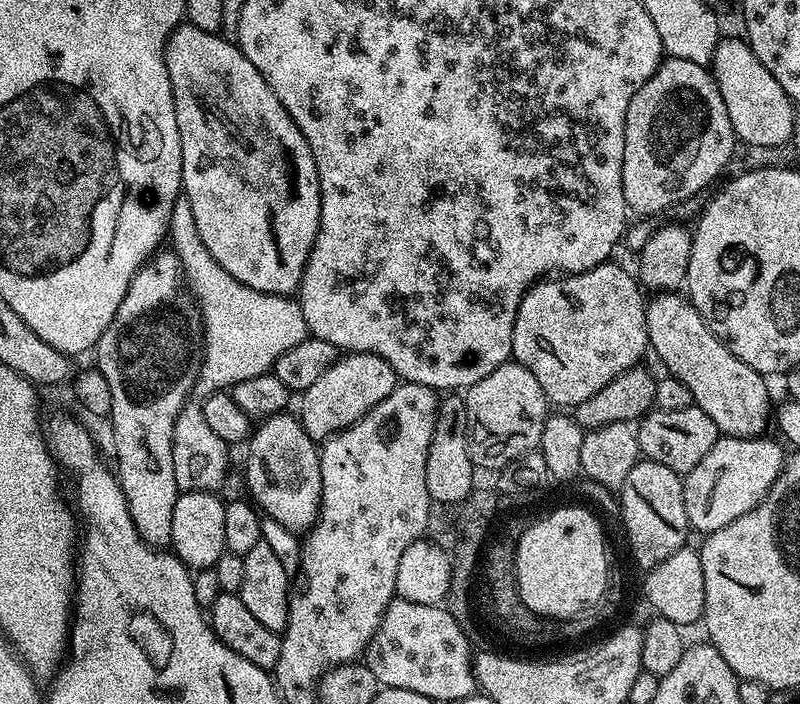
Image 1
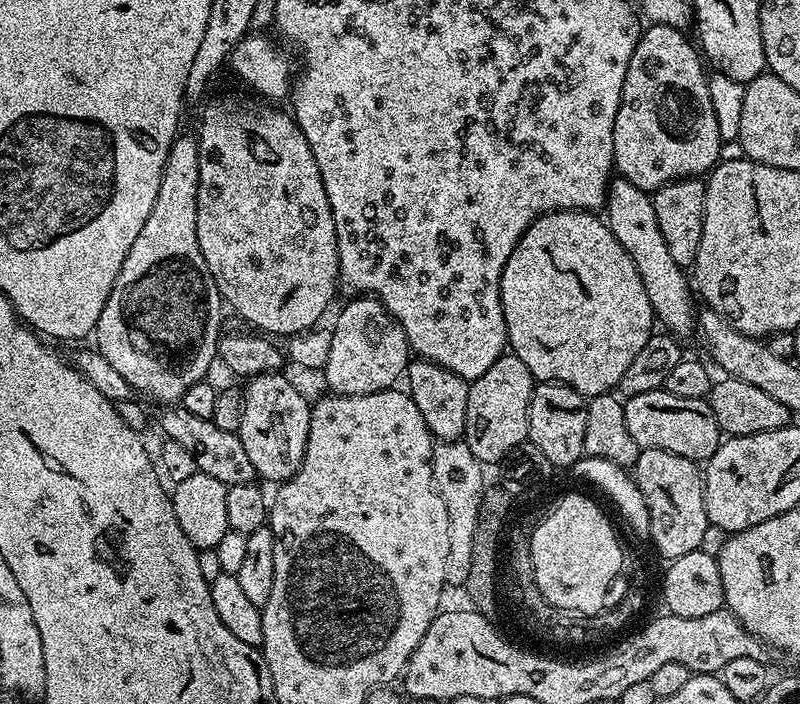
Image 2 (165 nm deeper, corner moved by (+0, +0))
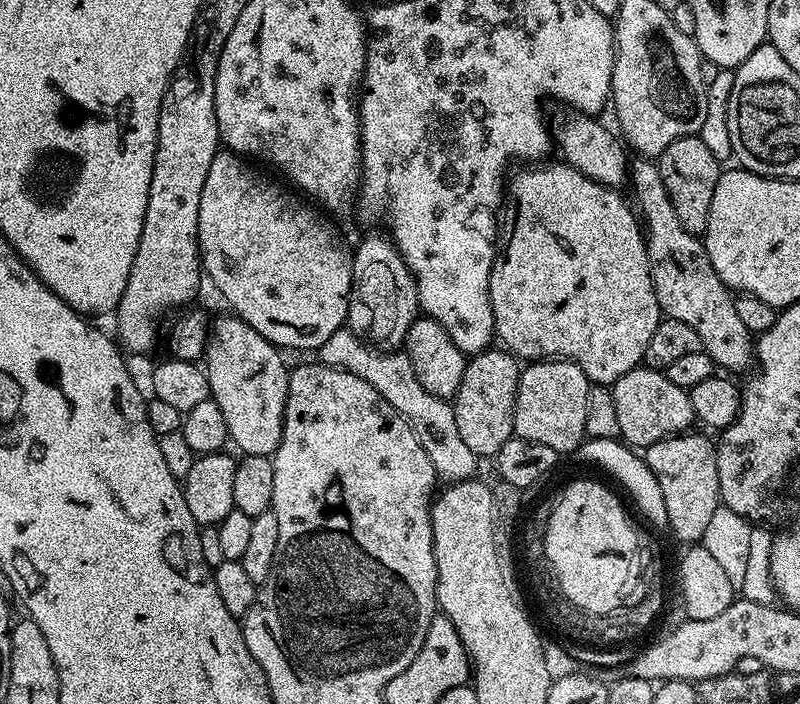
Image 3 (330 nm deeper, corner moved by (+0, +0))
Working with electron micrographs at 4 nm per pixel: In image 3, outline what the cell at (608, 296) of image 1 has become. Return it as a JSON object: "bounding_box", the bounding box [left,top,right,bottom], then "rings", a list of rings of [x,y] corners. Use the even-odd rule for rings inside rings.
{"bounding_box":[490,162,662,386],"rings":[[[557,162],[549,168],[544,166],[528,166],[525,172],[520,172],[516,177],[509,179],[506,184],[506,212],[508,208],[508,241],[504,248],[499,249],[498,255],[492,261],[490,270],[490,306],[494,314],[495,335],[499,343],[513,356],[524,362],[537,360],[572,360],[586,374],[586,378],[596,386],[611,386],[616,383],[622,374],[641,367],[646,346],[658,330],[662,313],[660,303],[654,294],[652,275],[650,274],[650,262],[648,261],[648,246],[645,233],[642,231],[641,221],[634,211],[633,205],[628,204],[620,197],[621,193],[615,188],[608,188],[605,184],[594,182],[586,178],[578,170],[574,170],[568,164]]]}

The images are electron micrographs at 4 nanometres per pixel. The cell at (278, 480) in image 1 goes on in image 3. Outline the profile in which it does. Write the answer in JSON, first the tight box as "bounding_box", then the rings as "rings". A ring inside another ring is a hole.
{"bounding_box":[206,314,289,457],"rings":[[[235,314],[211,321],[206,353],[210,398],[218,402],[226,418],[229,441],[241,448],[244,456],[273,457],[284,429],[284,407],[288,397],[289,365],[284,365],[281,349],[271,344],[254,326]]]}

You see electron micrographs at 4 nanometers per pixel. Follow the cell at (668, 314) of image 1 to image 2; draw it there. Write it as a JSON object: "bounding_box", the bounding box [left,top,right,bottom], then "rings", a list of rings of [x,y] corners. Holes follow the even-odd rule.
{"bounding_box":[602,178,698,338],"rings":[[[623,178],[613,179],[608,185],[608,198],[602,212],[614,238],[618,238],[622,250],[630,254],[638,270],[638,278],[642,278],[642,286],[646,286],[653,317],[659,323],[661,320],[668,327],[665,329],[677,338],[685,338],[691,332],[693,335],[698,324],[697,309],[692,309],[694,292],[689,277],[688,280],[684,277],[687,276],[685,269],[680,268],[674,258],[670,258],[670,250],[662,239],[662,229],[658,227],[658,218],[654,215],[651,195],[634,186],[634,182]]]}

